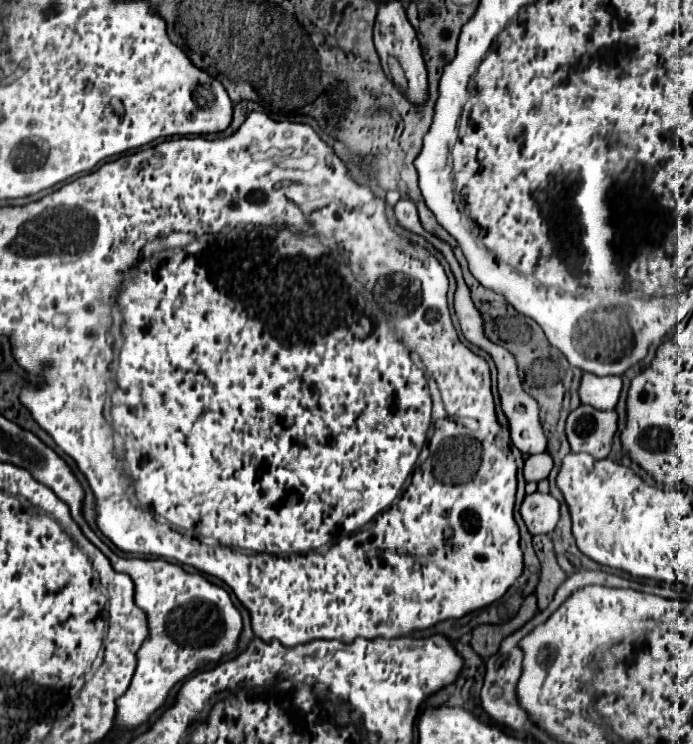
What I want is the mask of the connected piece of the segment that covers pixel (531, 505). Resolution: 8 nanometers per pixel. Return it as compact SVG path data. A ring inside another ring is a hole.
M526 494L520 504L520 516L530 534L550 534L560 520L560 504L550 494Z

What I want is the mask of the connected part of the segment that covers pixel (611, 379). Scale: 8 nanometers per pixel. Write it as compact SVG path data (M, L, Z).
M582 374L578 396L582 404L590 404L600 410L612 410L620 398L620 390L622 390L620 376Z

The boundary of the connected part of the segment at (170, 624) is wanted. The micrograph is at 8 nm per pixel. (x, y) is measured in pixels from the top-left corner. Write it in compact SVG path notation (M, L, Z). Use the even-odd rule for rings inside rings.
M112 554L110 562L116 572L124 572L134 580L136 606L148 614L150 638L138 652L138 666L128 692L116 702L116 726L136 728L166 702L176 682L190 676L200 664L216 662L222 654L236 648L242 632L242 618L224 588L210 584L200 574L184 572L178 564L158 558L122 558L118 554ZM192 602L202 602L202 608L182 608Z

